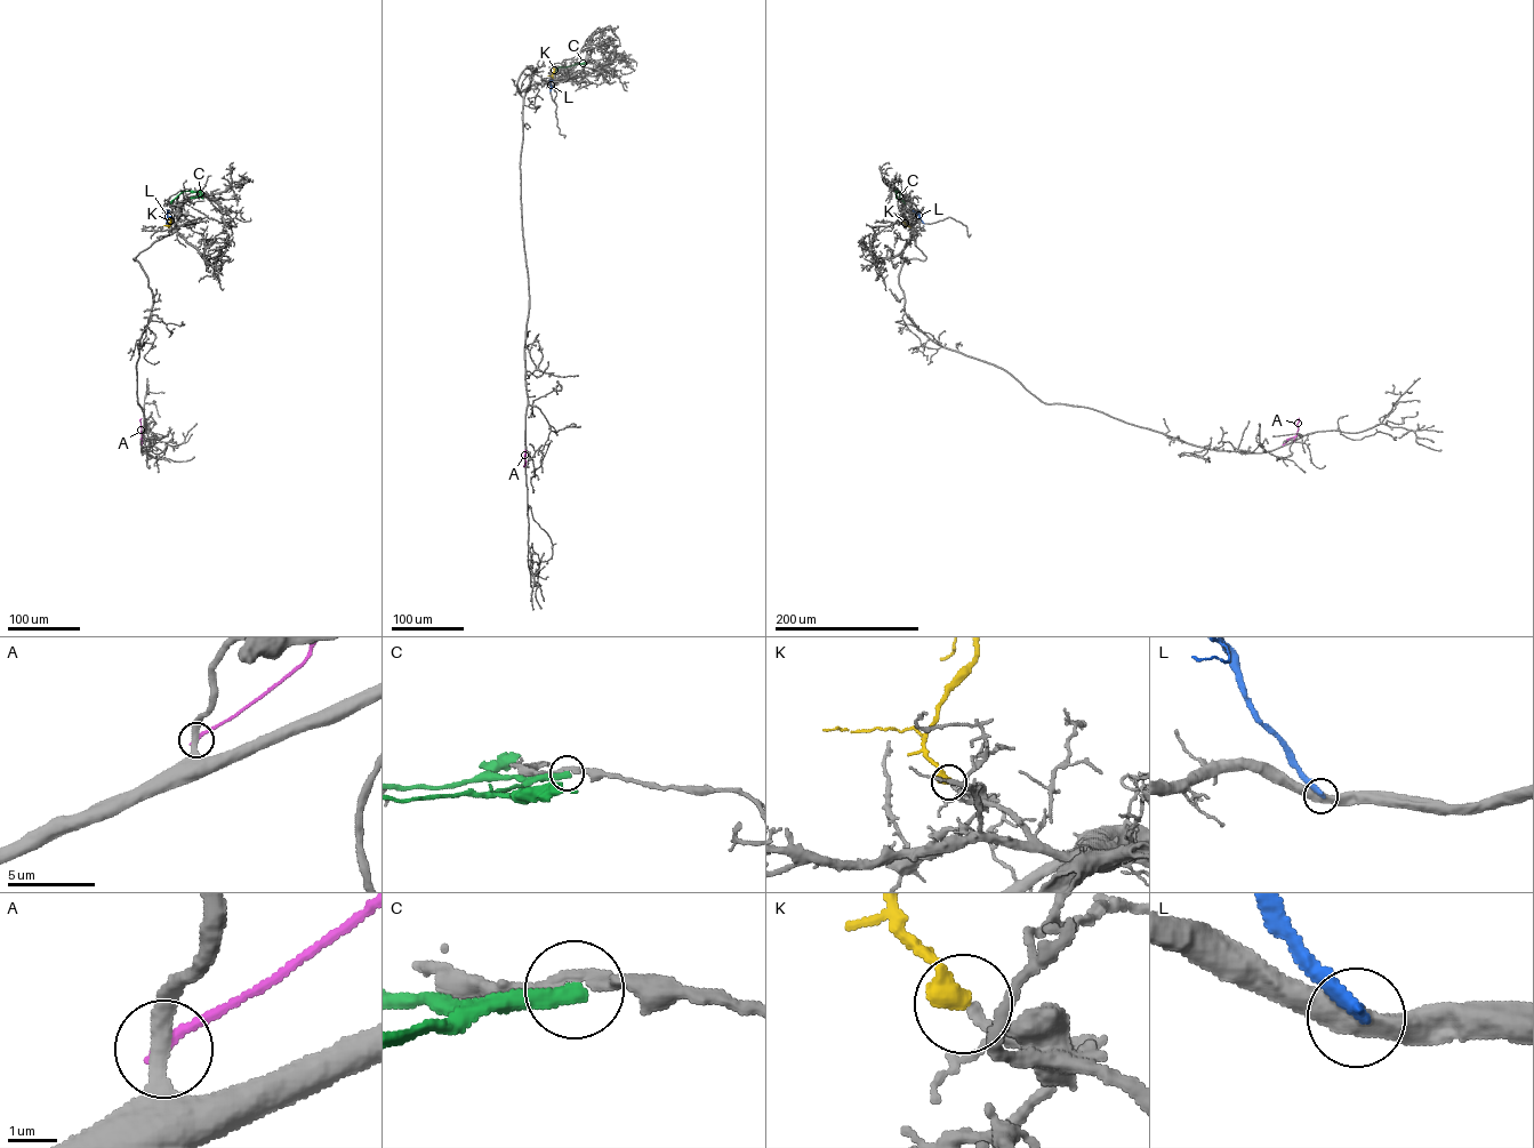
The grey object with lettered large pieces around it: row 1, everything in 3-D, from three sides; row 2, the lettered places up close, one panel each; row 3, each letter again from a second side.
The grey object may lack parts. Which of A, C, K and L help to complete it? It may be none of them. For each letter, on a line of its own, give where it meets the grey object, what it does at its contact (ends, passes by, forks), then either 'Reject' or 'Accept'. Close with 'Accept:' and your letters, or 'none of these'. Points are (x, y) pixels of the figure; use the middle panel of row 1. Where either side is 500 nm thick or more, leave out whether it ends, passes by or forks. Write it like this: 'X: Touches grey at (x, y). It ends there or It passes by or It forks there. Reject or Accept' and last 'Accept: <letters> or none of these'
A: Touches grey at (525, 450). It ends there. Reject
C: Touches grey at (586, 63). It ends there. Reject
K: Touches grey at (553, 78). It ends there. Accept
L: Touches grey at (551, 91). Reject
Accept: K

